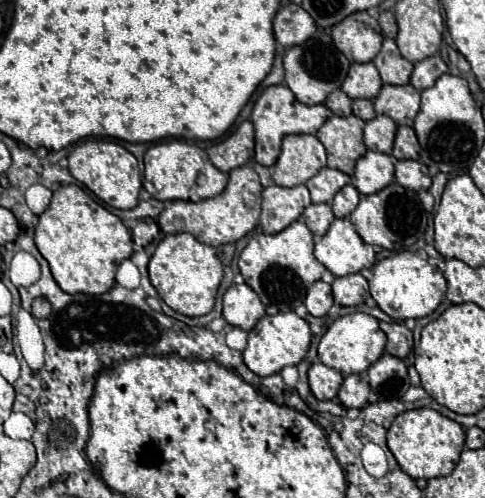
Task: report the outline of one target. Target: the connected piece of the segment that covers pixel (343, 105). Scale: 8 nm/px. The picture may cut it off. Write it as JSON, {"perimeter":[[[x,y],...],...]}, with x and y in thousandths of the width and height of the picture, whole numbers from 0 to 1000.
{"perimeter":[[[695,179],[691,187],[682,187],[682,195],[674,195],[670,211],[674,211],[691,231],[699,231],[699,235],[724,231],[724,199],[720,199],[703,179]]]}

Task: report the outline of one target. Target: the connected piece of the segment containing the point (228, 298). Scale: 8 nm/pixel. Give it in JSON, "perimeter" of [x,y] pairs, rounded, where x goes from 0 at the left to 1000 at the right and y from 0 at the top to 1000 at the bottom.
{"perimeter":[[[505,568],[476,572],[464,584],[464,592],[460,592],[460,637],[472,653],[493,657],[501,665],[518,665],[542,633],[546,633],[546,616],[542,616],[538,600]]]}

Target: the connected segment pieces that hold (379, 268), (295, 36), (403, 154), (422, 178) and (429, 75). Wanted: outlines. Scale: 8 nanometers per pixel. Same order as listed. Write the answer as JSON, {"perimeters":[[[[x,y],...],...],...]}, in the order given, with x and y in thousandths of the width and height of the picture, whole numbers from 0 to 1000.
{"perimeters":[[[[827,504],[781,524],[769,536],[769,560],[761,564],[761,580],[781,620],[794,624],[806,641],[864,641],[889,633],[909,612],[909,600],[918,592],[918,556],[897,532],[868,520],[860,508]]],[[[596,6],[592,14],[579,14],[571,22],[563,62],[571,86],[579,86],[584,94],[604,94],[633,82],[654,62],[654,50],[629,18],[608,6]]],[[[831,251],[819,259],[810,315],[814,319],[864,319],[864,283],[847,255]]],[[[819,323],[814,359],[823,371],[847,384],[868,384],[889,376],[889,355],[880,347],[880,335],[864,323]]],[[[893,110],[893,114],[880,114],[864,127],[856,127],[856,139],[852,139],[852,151],[847,151],[847,171],[864,183],[889,175],[909,151],[922,147],[922,131],[918,122],[909,118],[909,110]]]]}

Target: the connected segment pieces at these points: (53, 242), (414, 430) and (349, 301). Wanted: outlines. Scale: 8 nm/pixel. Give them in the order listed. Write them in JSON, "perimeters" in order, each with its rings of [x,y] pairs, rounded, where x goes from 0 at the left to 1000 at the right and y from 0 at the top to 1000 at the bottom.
{"perimeters":[[[[126,371],[72,456],[72,492],[101,524],[118,572],[134,588],[208,592],[237,568],[245,528],[274,512],[274,480],[245,436],[192,404],[163,371]]],[[[872,817],[872,821],[852,821],[852,825],[831,825],[823,837],[814,837],[810,853],[798,865],[798,894],[802,906],[814,914],[823,938],[852,962],[876,958],[909,958],[922,954],[938,942],[946,914],[959,894],[959,869],[955,857],[909,829]]],[[[744,548],[691,556],[687,564],[687,600],[695,612],[711,616],[744,612],[753,608],[753,588],[757,588],[757,560]]]]}

